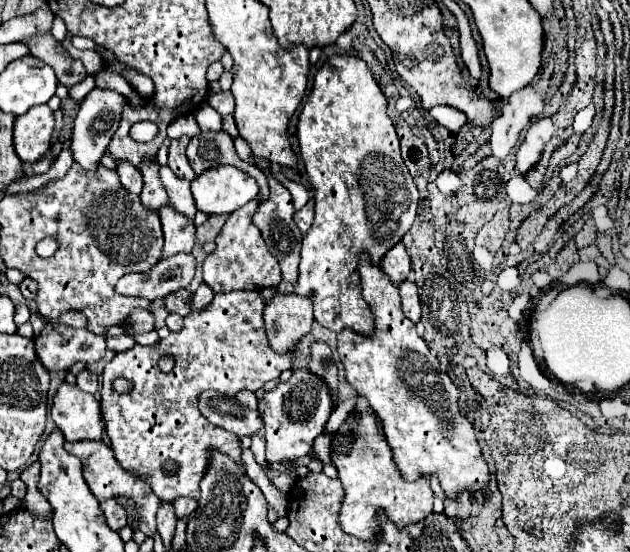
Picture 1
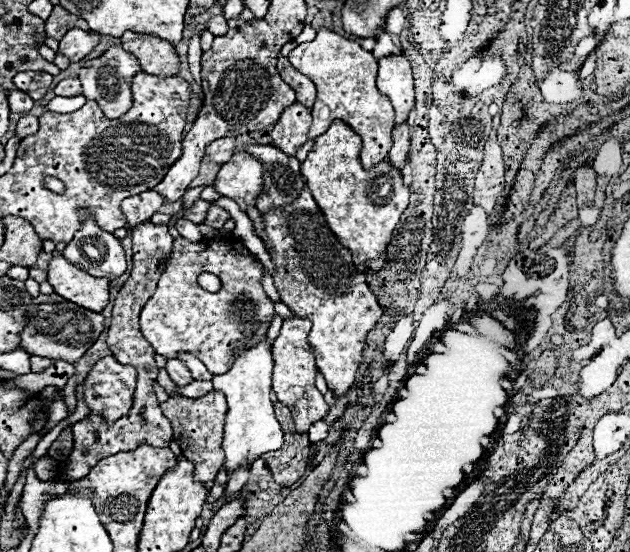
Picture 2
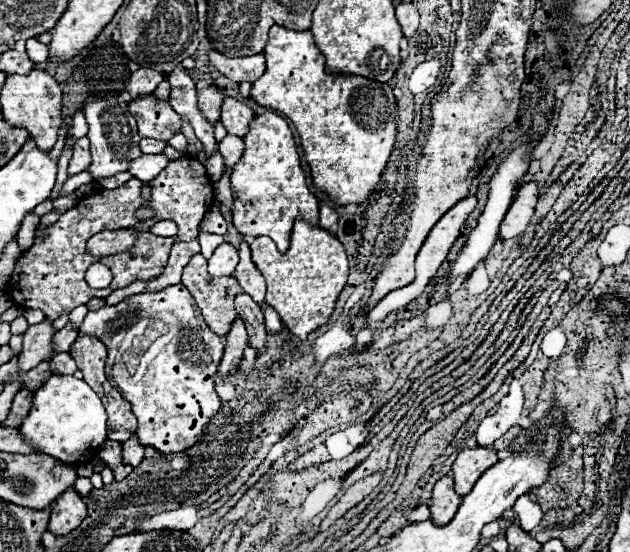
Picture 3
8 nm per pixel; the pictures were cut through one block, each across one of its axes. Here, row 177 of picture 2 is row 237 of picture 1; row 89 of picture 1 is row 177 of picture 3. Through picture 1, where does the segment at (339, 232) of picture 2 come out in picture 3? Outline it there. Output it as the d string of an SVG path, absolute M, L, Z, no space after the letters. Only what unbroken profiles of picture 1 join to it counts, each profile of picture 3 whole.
M272 26L264 56L266 72L252 84L250 96L266 108L280 110L296 126L316 188L326 192L340 206L360 204L362 200L366 200L376 188L396 140L396 98L392 94L392 88L388 84L380 84L362 76L326 74L324 56L314 46L310 30L296 32L286 30L284 26Z

